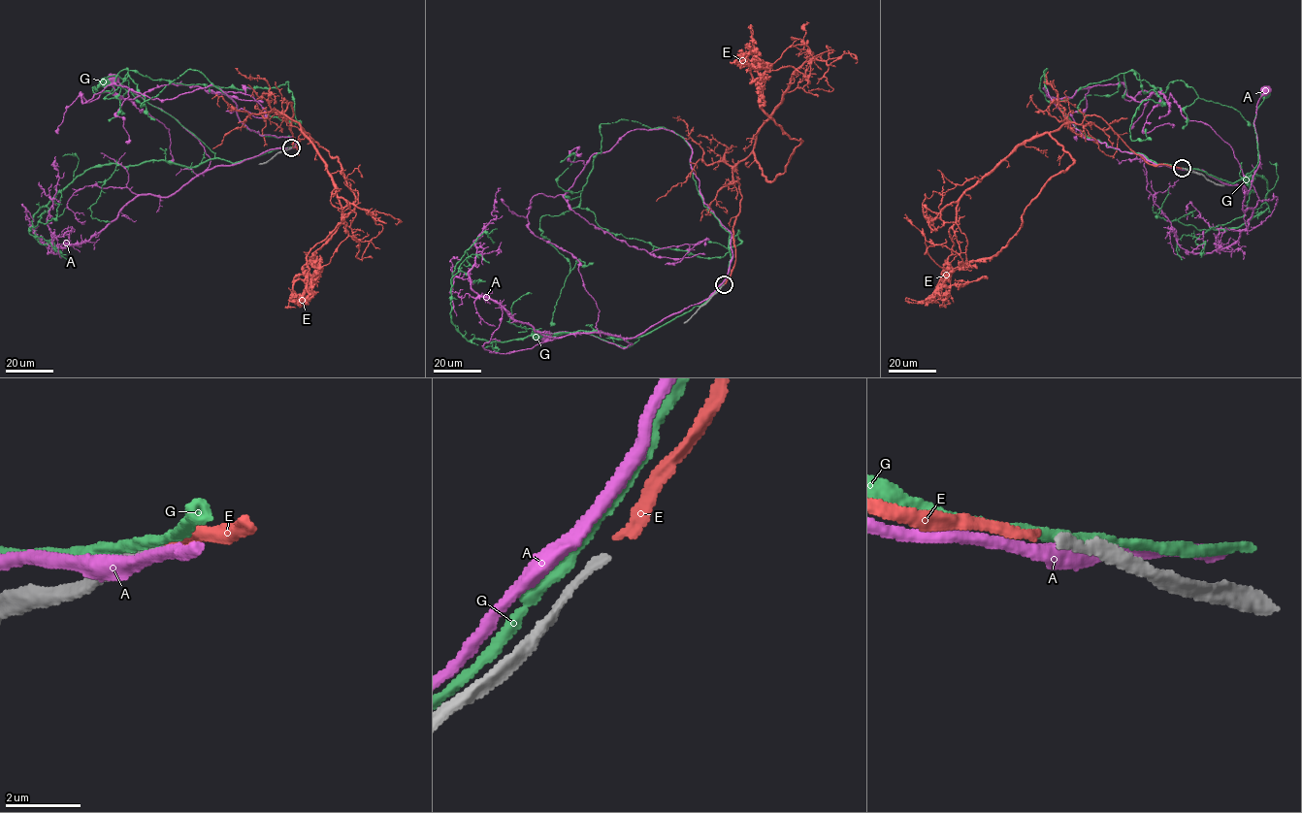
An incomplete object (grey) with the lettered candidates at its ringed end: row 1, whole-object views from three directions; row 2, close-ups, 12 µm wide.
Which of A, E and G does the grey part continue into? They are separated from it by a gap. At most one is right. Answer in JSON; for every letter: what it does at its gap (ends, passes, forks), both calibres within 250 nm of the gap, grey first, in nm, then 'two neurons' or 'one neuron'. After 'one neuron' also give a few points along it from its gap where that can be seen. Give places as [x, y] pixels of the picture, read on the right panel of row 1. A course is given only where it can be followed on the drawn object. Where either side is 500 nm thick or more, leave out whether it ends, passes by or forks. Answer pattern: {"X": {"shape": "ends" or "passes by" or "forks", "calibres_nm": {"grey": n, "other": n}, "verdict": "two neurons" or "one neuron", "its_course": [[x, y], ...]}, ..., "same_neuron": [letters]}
{"A": {"shape": "passes by", "calibres_nm": {"grey": 260, "other": 360}, "verdict": "two neurons"}, "E": {"shape": "ends", "calibres_nm": {"grey": 260, "other": 240}, "verdict": "one neuron", "its_course": [[1182, 168], [1147, 163], [1095, 115], [1025, 140], [963, 194], [949, 229], [954, 244], [944, 283], [988, 278]]}, "G": {"shape": "passes by", "calibres_nm": {"grey": 260, "other": 280}, "verdict": "two neurons"}, "same_neuron": ["E"]}

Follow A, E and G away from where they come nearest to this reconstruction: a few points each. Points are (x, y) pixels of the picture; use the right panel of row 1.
A: (1181, 169), (1201, 169), (1221, 182), (1249, 189), (1259, 162), (1253, 123), (1256, 104), (1265, 91)
E: (1182, 168), (1147, 163), (1095, 115), (1025, 140), (963, 194), (949, 229), (954, 244), (944, 283), (988, 278)
G: (1182, 168), (1196, 168), (1232, 183), (1251, 172), (1258, 158), (1253, 122), (1265, 93)

